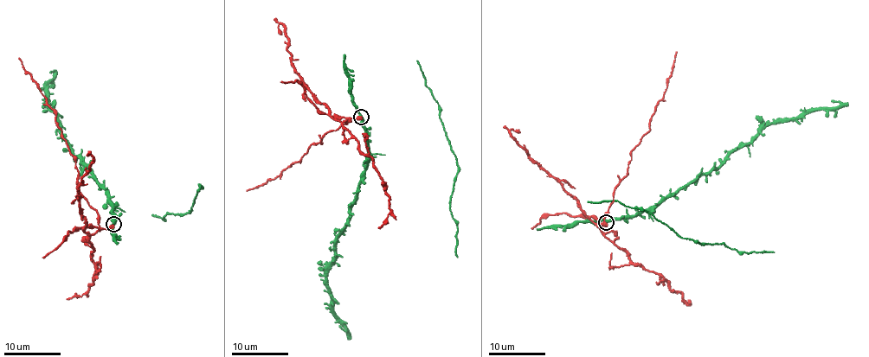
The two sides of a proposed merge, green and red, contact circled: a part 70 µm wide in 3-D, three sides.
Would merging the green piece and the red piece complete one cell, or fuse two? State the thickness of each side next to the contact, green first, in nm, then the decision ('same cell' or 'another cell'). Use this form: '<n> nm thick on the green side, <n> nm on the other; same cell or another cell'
360 nm thick on the green side, 500 nm on the other; another cell

